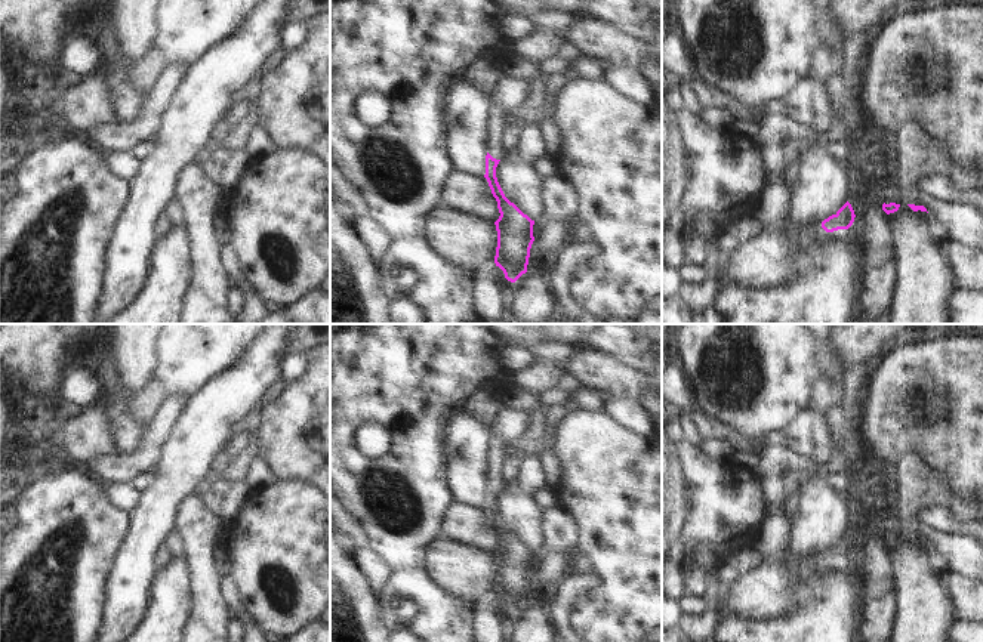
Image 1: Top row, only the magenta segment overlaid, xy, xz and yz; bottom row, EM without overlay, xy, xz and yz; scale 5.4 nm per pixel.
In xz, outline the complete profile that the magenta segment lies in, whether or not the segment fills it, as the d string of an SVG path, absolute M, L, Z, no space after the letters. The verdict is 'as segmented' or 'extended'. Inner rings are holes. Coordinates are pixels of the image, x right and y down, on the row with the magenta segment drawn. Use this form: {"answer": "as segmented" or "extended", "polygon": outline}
{"answer": "extended", "polygon": "M500 108L489 109L489 135L486 139L486 175L493 197L497 201L499 219L494 222L497 231L497 247L494 263L499 266L505 278L515 283L523 274L527 272L530 249L534 241L533 225L527 214L524 214L514 203L511 203L496 178L496 167L503 157L500 148L500 135L505 112Z"}

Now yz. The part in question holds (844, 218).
{"answer": "extended", "polygon": "M847 201L835 214L829 216L822 223L810 222L805 223L802 228L794 228L791 234L794 237L811 238L817 235L822 229L825 229L826 232L848 229L853 225L854 217L854 210Z"}

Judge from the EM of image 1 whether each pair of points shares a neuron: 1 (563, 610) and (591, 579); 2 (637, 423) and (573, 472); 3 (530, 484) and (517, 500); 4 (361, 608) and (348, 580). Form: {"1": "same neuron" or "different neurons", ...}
{"1": "same neuron", "2": "different neurons", "3": "different neurons", "4": "same neuron"}

